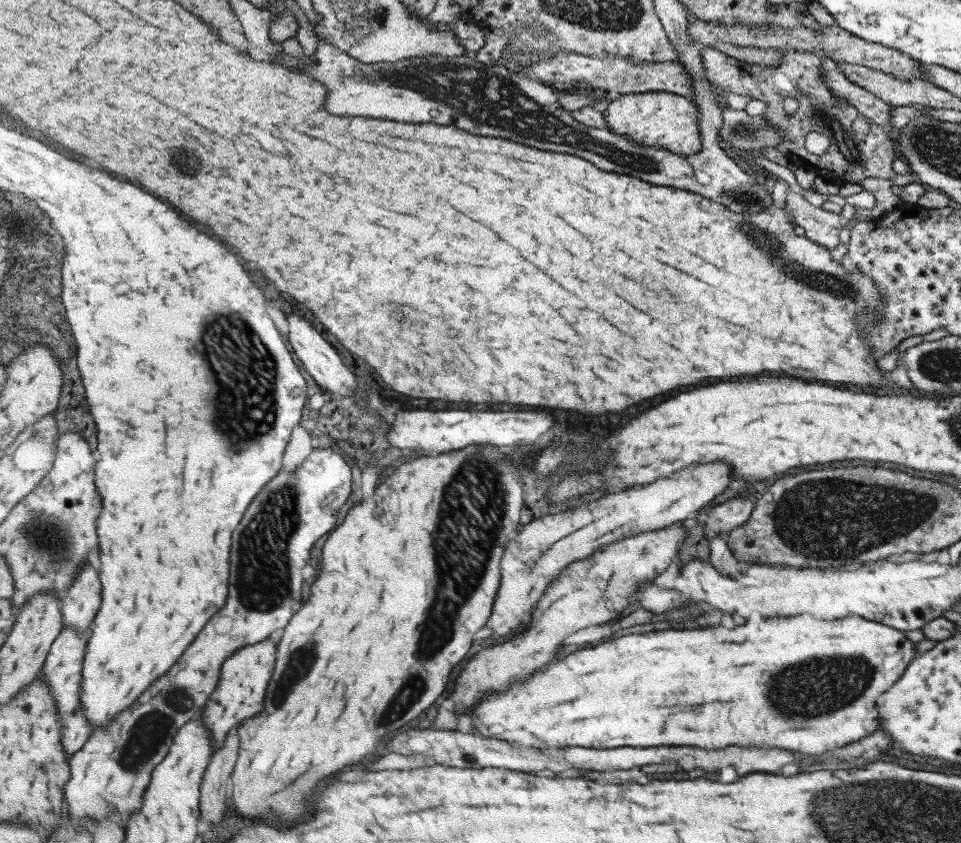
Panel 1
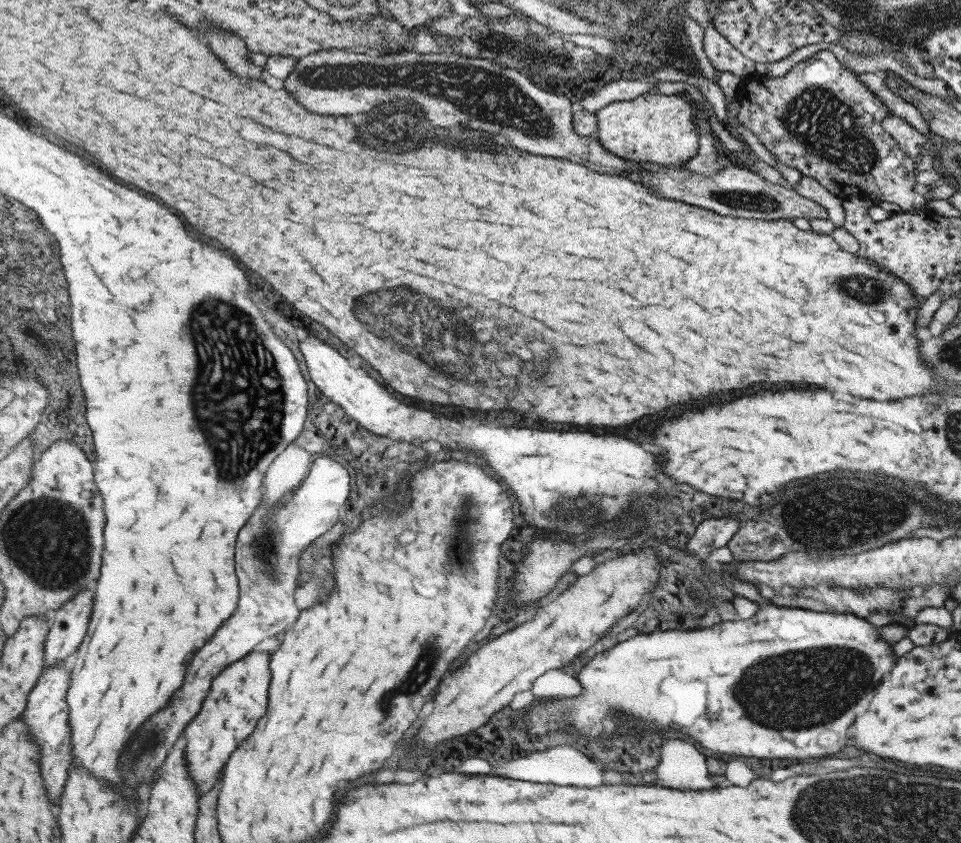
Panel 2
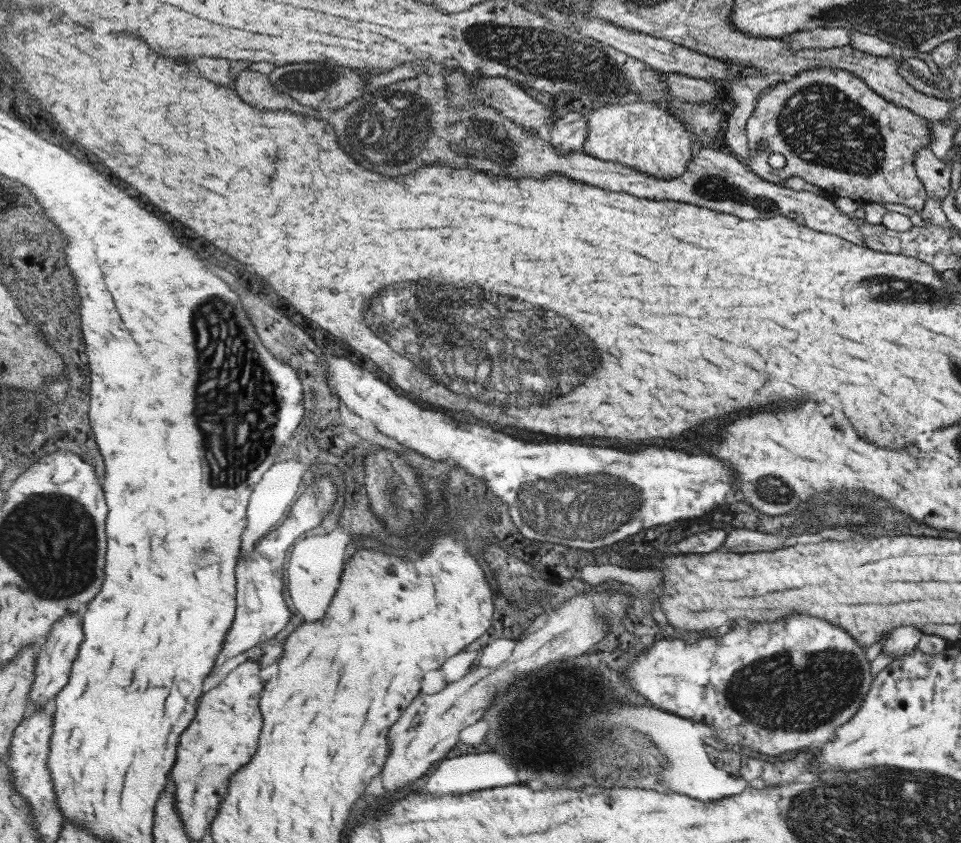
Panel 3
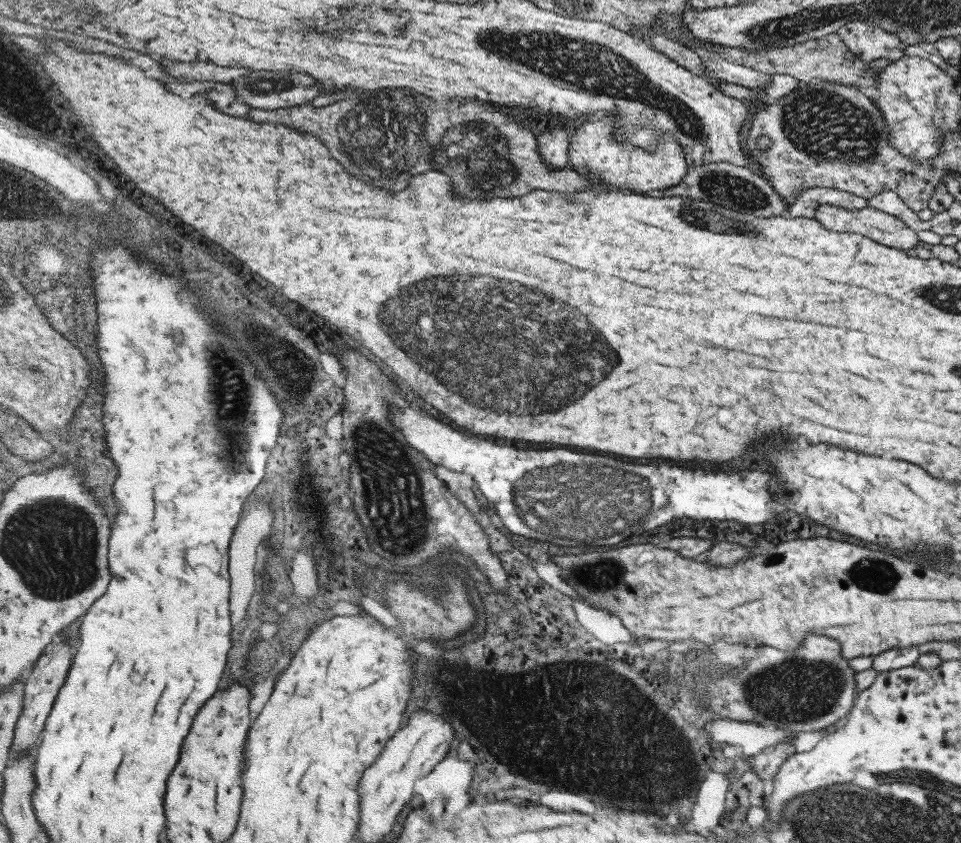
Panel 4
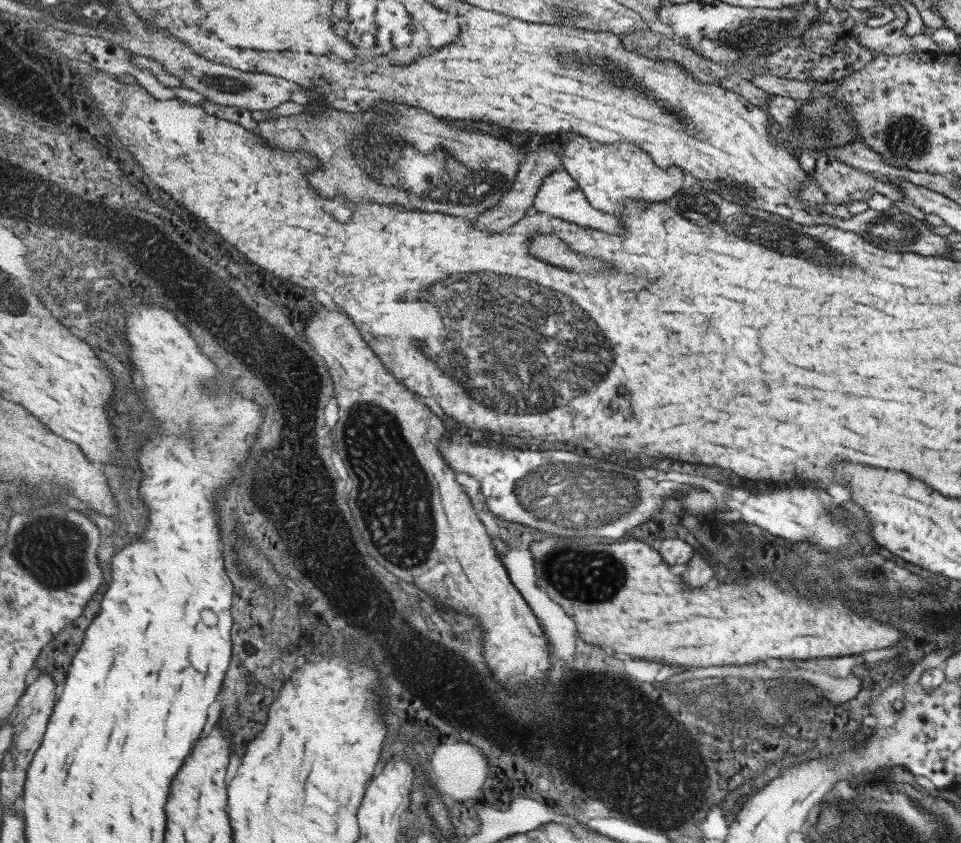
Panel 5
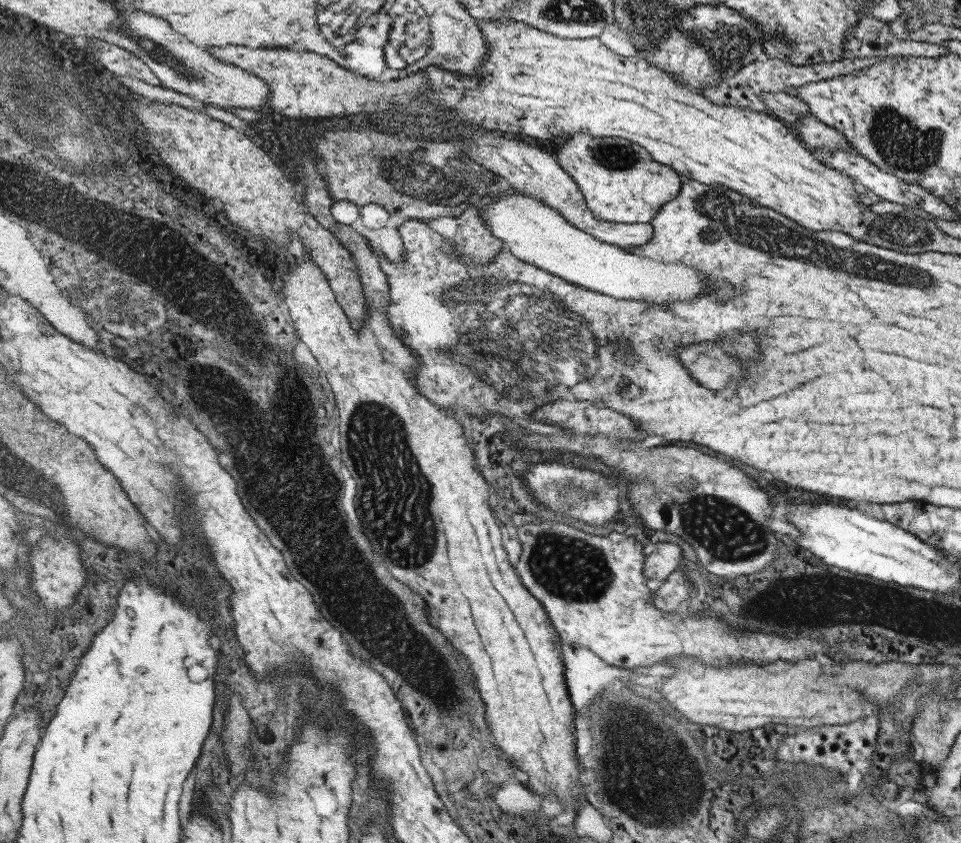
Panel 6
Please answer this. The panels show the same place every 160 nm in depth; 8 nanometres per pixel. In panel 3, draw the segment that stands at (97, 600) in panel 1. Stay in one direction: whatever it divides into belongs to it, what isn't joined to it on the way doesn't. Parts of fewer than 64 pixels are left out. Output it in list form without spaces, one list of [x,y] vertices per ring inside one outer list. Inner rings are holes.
[[[67,613],[60,618],[51,629],[44,645],[40,647],[36,669],[36,681],[32,689],[31,700],[34,708],[45,706],[49,700],[57,698],[65,685],[69,682],[74,660],[80,653],[84,641],[84,628],[82,618],[77,613]]]

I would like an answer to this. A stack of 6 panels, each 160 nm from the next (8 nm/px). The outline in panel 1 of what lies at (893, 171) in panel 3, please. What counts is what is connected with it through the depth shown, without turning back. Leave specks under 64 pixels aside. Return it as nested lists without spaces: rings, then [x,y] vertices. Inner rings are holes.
[[[709,46],[702,47],[700,58],[703,61],[706,80],[711,87],[767,103],[765,117],[768,125],[783,134],[775,150],[797,168],[811,171],[838,187],[846,182],[858,184],[863,178],[889,179],[895,176],[891,162],[900,156],[896,145],[891,141],[891,135],[865,118],[864,121],[869,127],[868,133],[854,134],[851,122],[863,116],[846,100],[835,96],[824,84],[819,67],[821,58],[817,54],[788,50],[783,53],[781,62],[775,68],[741,62]],[[785,98],[793,98],[798,104],[797,109],[789,115],[783,109]],[[807,132],[818,132],[828,138],[829,145],[824,153],[815,155],[804,149],[803,138]]]

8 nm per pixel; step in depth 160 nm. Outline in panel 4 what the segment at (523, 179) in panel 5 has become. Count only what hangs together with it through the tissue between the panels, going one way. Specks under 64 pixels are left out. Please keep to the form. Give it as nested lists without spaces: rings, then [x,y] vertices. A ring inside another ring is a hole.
[[[564,124],[540,135],[540,153],[552,167],[563,169],[570,164],[572,135],[572,131],[564,127]]]

